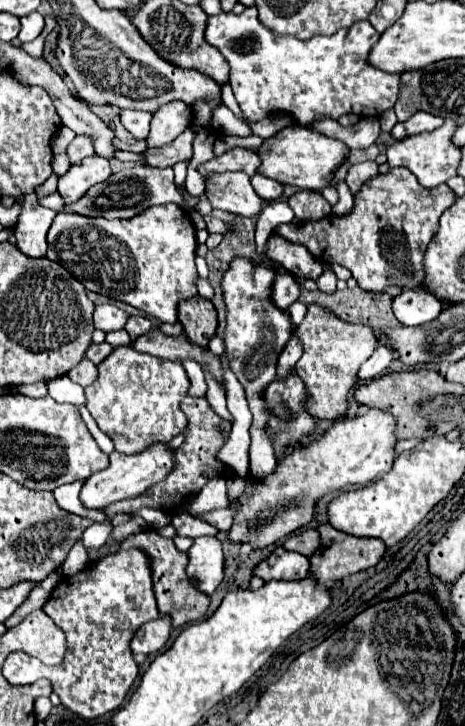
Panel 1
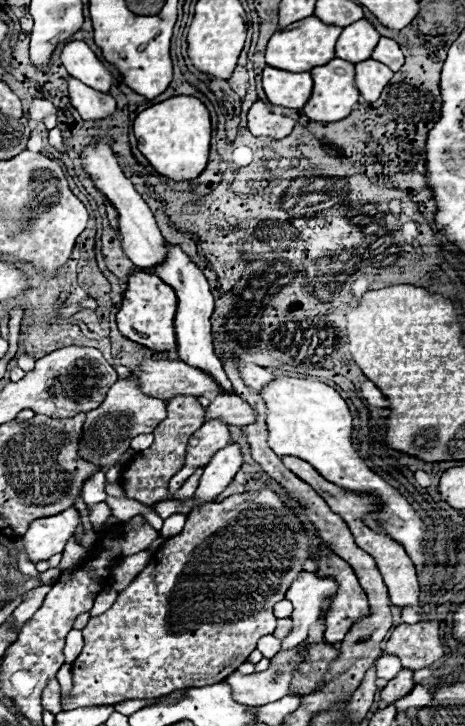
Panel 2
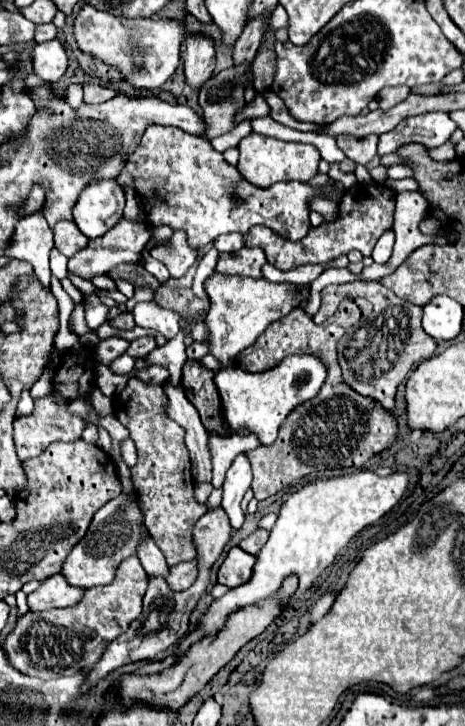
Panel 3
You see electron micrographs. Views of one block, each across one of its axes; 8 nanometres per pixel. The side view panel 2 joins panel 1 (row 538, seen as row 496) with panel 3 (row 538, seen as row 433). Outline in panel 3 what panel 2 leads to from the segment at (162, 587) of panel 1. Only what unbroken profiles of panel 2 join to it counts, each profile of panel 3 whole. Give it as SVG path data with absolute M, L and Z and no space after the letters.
M130 378L126 388L114 400L116 418L130 430L130 438L134 440L136 450L138 450L138 464L134 466L134 486L140 492L142 510L146 514L146 528L148 528L150 536L154 538L154 542L158 544L158 548L162 550L162 554L166 556L168 566L176 566L176 564L180 564L184 560L192 560L196 556L192 530L194 530L194 522L208 508L194 500L194 478L190 474L190 456L188 456L188 450L184 444L186 432L172 418L168 418L166 406L168 406L168 398L166 398L164 388L156 386L156 384L146 384L140 378Z

